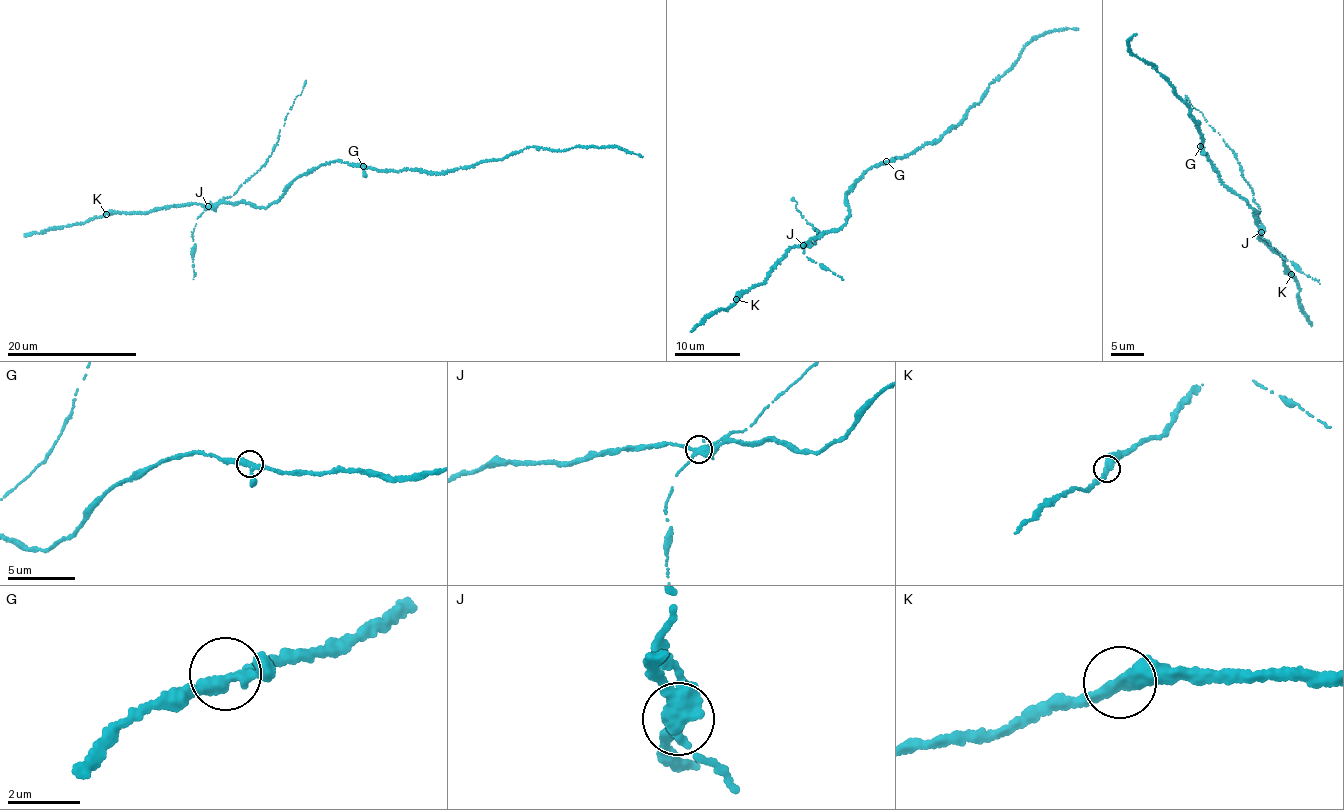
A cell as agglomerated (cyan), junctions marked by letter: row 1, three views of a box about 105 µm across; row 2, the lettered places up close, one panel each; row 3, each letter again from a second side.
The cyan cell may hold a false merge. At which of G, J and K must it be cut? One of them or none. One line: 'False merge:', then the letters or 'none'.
False merge: J

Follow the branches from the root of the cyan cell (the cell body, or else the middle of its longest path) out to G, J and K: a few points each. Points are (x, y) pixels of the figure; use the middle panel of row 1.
G: (859, 178), (886, 161)
J: (859, 178), (846, 197), (849, 207), (847, 222), (804, 245)
K: (859, 178), (846, 197), (849, 207), (847, 222), (807, 243), (794, 245), (776, 264), (768, 279), (736, 299)

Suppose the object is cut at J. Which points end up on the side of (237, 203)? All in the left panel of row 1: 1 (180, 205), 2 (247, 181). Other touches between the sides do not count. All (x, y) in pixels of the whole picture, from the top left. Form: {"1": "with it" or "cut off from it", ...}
{"1": "with it", "2": "cut off from it"}

